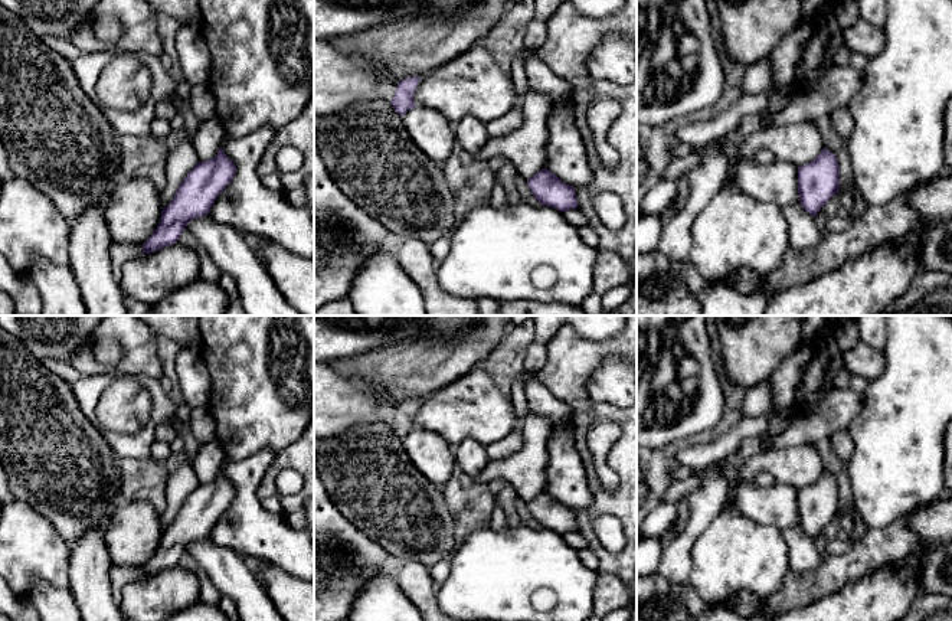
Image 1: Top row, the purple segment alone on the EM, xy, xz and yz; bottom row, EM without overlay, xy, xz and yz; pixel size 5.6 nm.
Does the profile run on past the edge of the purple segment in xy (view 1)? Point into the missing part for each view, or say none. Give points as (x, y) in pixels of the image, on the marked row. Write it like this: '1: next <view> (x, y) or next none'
1: next none

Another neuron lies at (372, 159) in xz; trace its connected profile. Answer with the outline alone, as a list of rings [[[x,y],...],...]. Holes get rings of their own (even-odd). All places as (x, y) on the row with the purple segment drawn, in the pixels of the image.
[[[390,101],[359,102],[338,114],[324,115],[320,118],[314,137],[321,160],[336,186],[398,239],[418,239],[431,245],[442,236],[452,236],[455,203],[442,167],[413,143],[403,125],[402,117],[393,110]]]

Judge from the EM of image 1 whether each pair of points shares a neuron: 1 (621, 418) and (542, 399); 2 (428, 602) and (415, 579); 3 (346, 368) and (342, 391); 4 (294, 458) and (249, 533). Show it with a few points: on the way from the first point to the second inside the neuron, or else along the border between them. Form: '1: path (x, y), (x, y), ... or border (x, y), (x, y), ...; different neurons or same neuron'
1: border (545, 386), (572, 407), (573, 428); different neurons
2: path (424, 597), (416, 585); same neuron
3: border (330, 363), (340, 373), (367, 381), (376, 386); different neurons
4: border (270, 467), (257, 490), (259, 500); different neurons

